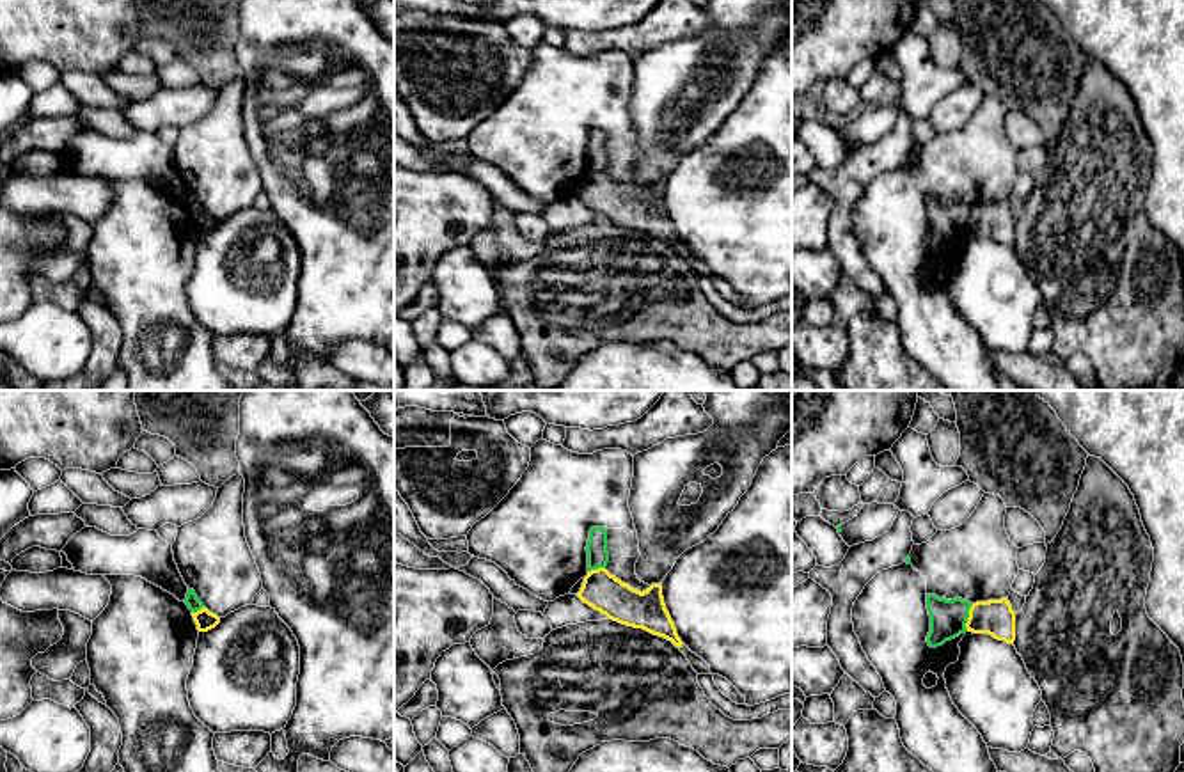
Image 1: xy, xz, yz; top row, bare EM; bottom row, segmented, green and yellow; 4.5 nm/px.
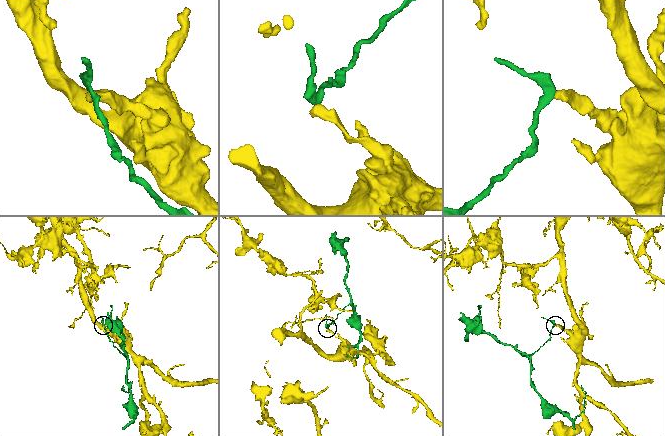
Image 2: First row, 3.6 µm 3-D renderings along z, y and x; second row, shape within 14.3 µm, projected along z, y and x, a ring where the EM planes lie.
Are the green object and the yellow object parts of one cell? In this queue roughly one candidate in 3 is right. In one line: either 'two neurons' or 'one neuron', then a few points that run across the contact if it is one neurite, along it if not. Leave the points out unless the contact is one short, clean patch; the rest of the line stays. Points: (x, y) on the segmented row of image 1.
two neurons | yz (973, 604), (966, 630)

